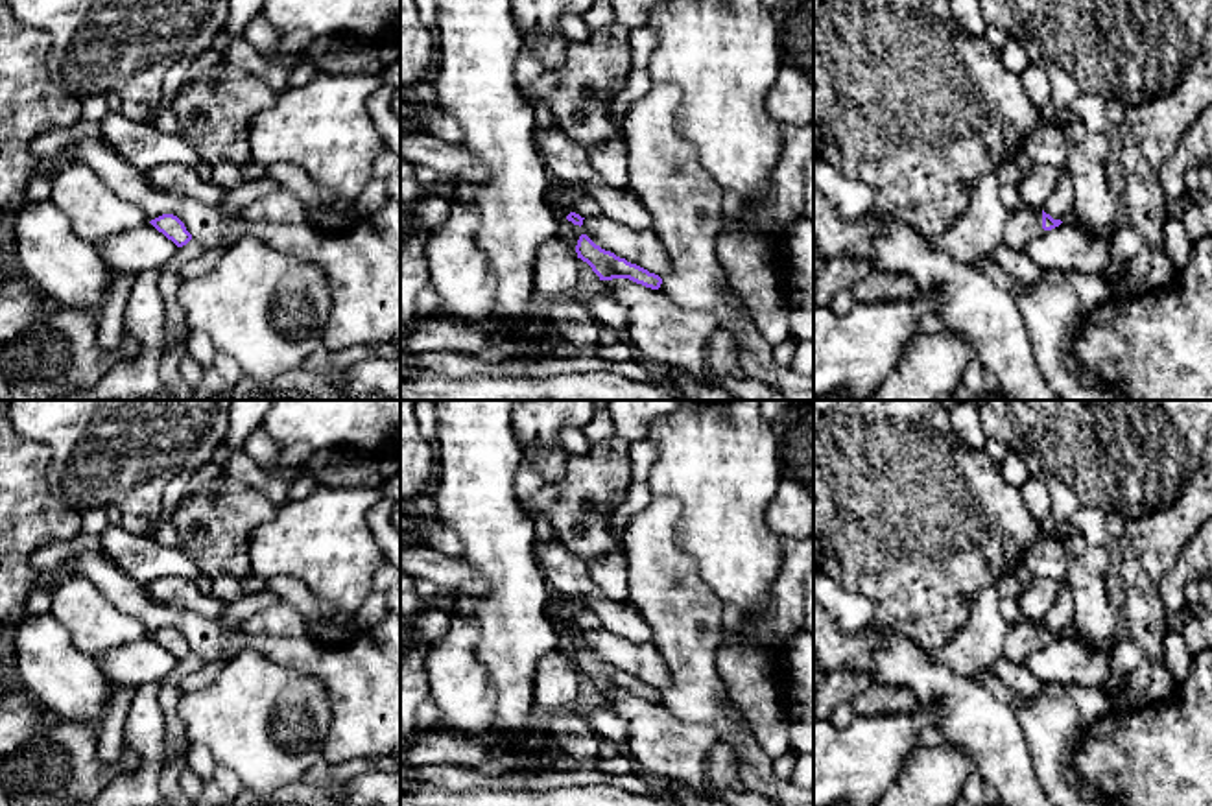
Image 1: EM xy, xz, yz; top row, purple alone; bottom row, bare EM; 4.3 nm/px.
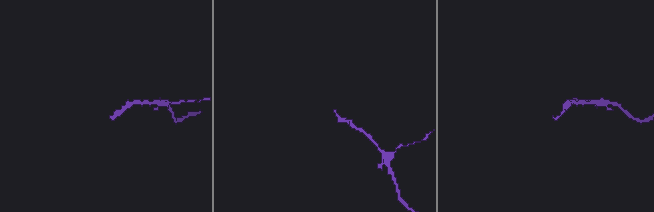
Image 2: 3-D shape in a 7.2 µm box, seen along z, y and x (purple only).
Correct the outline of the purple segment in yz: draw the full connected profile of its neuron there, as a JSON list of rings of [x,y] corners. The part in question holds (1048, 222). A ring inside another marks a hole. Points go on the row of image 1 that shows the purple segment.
[[[1022,205],[1009,212],[1004,225],[1002,243],[1015,251],[1024,251],[1033,238],[1040,236],[1044,231],[1059,227],[1061,223],[1061,219],[1053,219],[1044,210],[1033,210]]]

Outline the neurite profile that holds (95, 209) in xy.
[[[81,162],[61,166],[50,199],[87,242],[127,232],[149,221],[138,205],[120,197]]]

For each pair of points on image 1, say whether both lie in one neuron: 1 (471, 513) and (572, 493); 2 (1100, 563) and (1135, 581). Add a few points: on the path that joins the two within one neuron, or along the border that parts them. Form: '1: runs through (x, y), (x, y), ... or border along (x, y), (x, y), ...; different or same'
1: border along (519, 502), (528, 515); different
2: border along (1111, 545), (1116, 565); different

